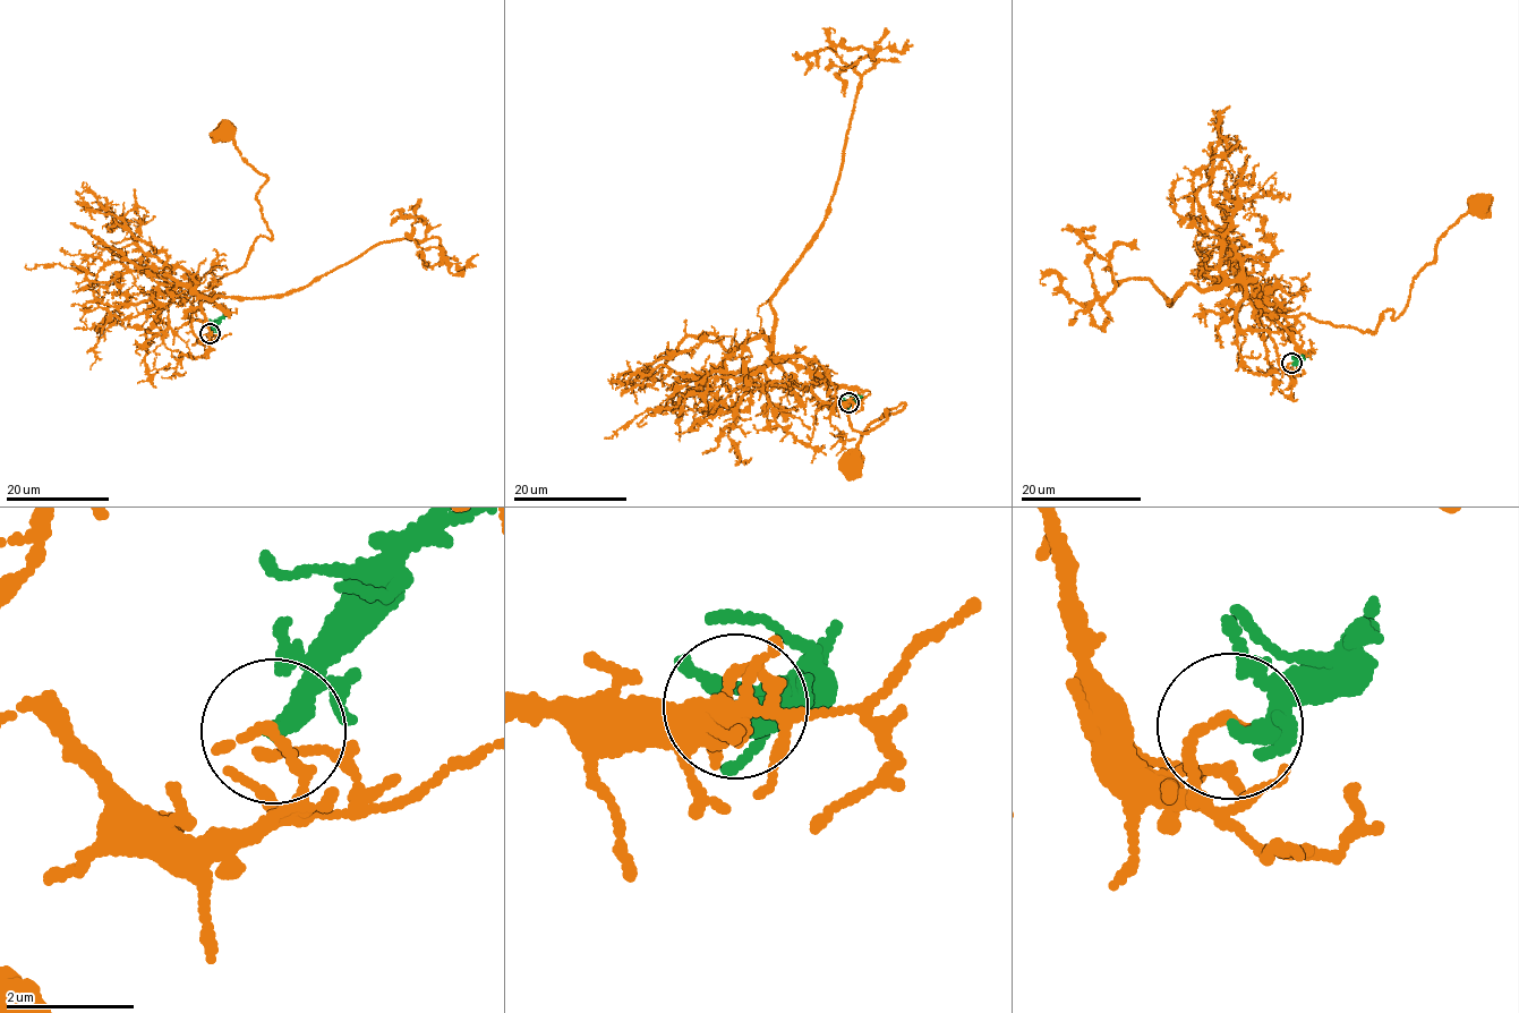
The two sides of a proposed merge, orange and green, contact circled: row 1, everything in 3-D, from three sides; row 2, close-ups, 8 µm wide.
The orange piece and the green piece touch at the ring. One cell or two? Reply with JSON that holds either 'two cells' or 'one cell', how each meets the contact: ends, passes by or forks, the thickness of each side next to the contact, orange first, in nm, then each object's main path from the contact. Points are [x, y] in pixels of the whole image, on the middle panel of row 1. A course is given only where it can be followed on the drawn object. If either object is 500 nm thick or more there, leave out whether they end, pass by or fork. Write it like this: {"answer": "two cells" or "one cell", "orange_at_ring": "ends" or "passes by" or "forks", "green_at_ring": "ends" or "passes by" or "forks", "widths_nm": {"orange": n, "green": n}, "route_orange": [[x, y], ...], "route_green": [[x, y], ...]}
{"answer": "two cells", "orange_at_ring": "ends", "green_at_ring": "ends", "widths_nm": {"orange": 170, "green": 320}, "route_orange": [[848, 402], [815, 396], [810, 364], [791, 357], [821, 377], [862, 433], [904, 403], [869, 424], [848, 462]], "route_green": [[848, 402], [858, 397], [864, 399]]}

